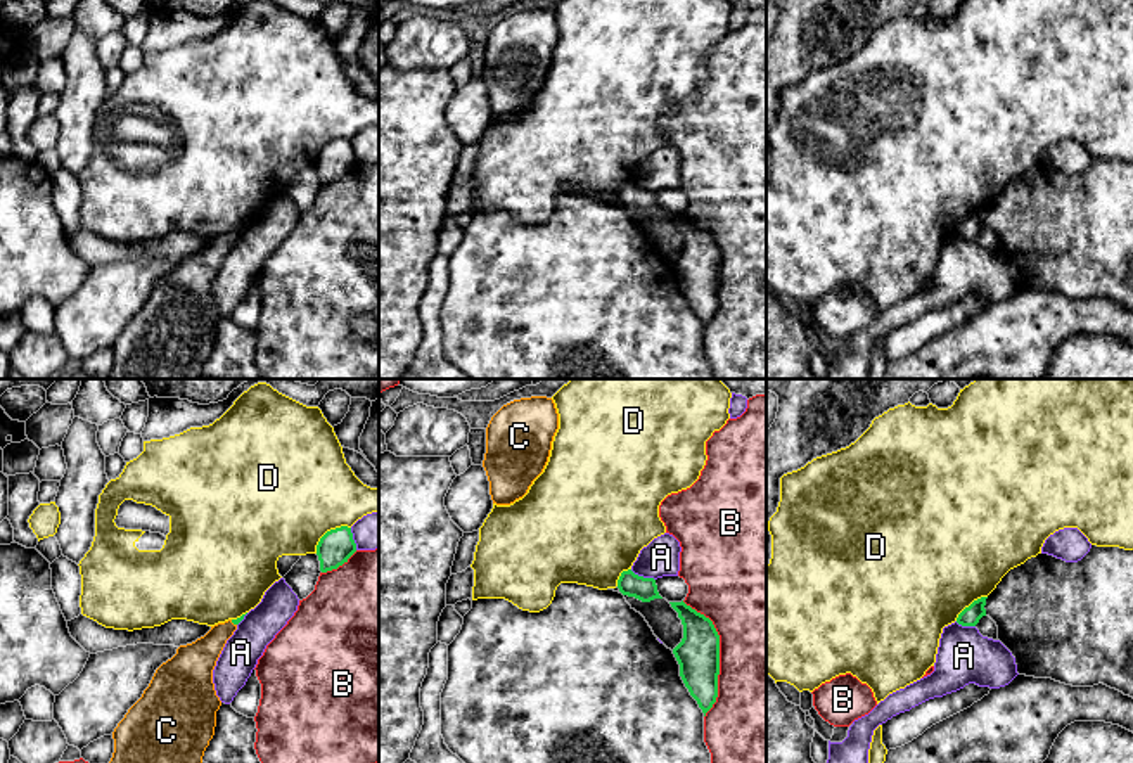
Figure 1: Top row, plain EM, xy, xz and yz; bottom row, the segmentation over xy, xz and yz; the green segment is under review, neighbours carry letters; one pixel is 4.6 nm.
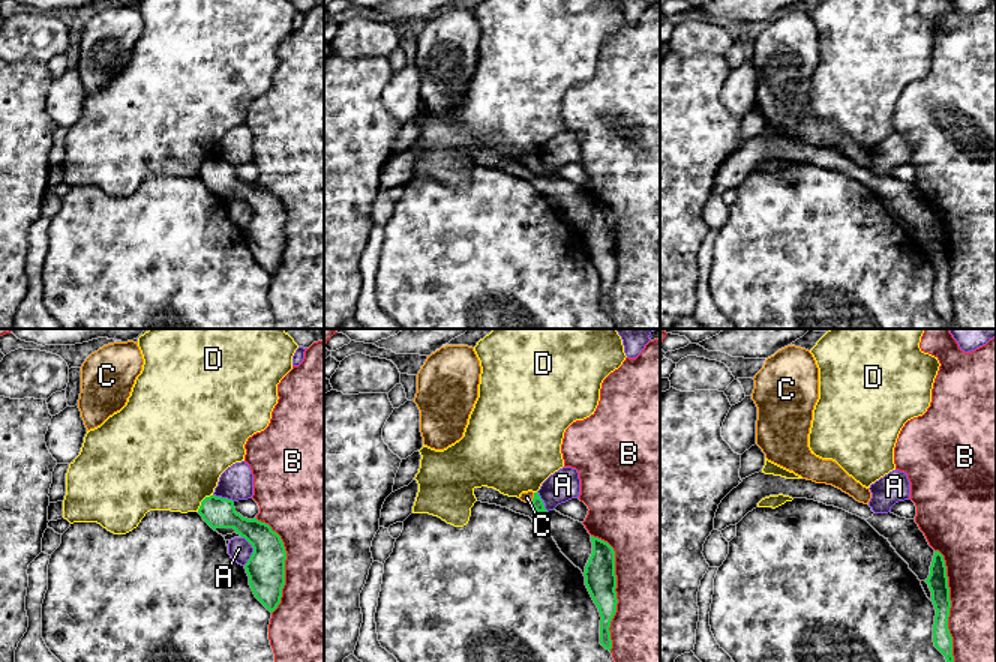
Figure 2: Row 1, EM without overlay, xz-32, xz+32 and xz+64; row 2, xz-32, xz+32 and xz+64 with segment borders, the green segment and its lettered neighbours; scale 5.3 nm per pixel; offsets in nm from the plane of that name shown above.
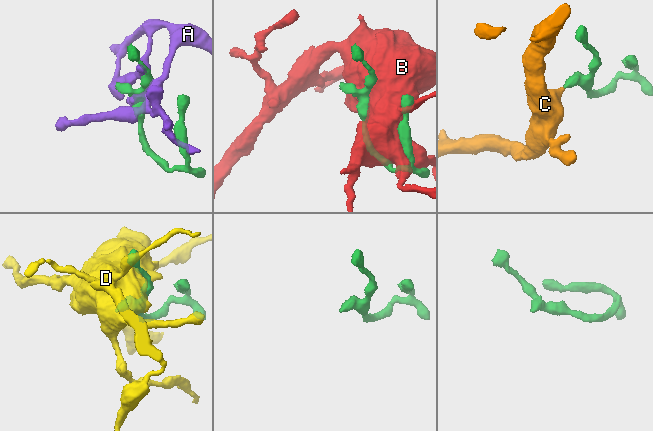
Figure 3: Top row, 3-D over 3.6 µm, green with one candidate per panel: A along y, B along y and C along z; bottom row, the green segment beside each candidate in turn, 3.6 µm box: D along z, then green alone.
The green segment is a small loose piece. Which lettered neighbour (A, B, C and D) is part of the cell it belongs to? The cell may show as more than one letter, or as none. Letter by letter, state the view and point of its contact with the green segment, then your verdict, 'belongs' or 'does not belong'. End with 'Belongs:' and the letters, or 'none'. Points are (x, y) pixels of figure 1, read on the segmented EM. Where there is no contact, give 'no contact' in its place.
A: xz (642, 577) | does not belong
B: xz (718, 654) | does not belong
C: xy (234, 623) | belongs
D: xy (327, 532) | does not belong
Belongs: C

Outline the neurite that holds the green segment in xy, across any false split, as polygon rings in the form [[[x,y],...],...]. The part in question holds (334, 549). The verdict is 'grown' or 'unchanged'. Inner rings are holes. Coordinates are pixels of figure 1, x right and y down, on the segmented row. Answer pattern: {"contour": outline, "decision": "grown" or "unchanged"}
{"contour": [[[341,526],[327,531],[318,545],[317,555],[320,561],[320,571],[327,573],[337,569],[356,552],[356,543],[353,540],[351,528]]], "decision": "unchanged"}

